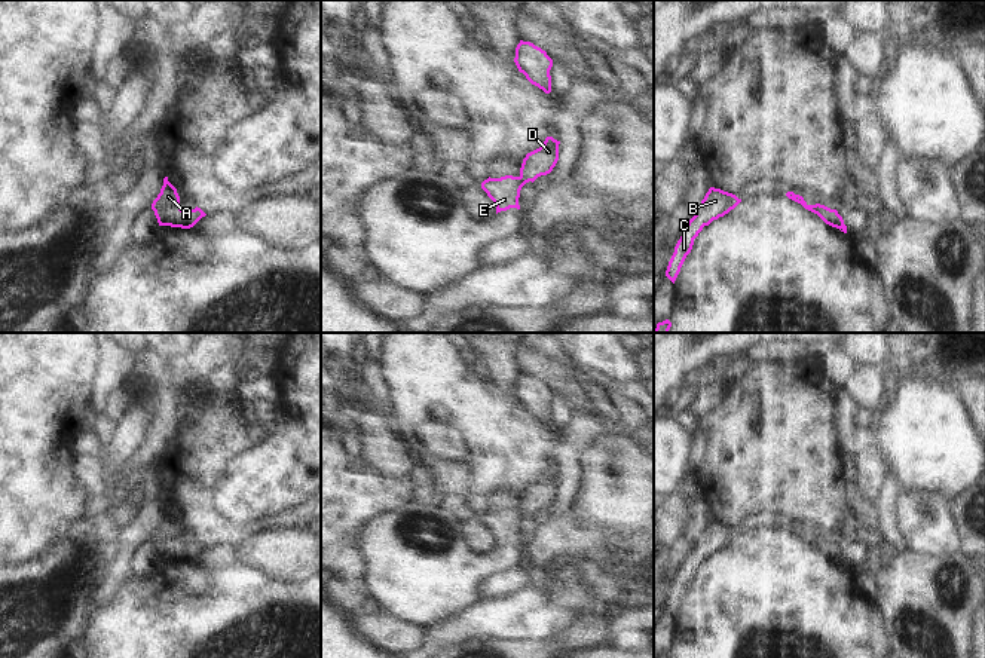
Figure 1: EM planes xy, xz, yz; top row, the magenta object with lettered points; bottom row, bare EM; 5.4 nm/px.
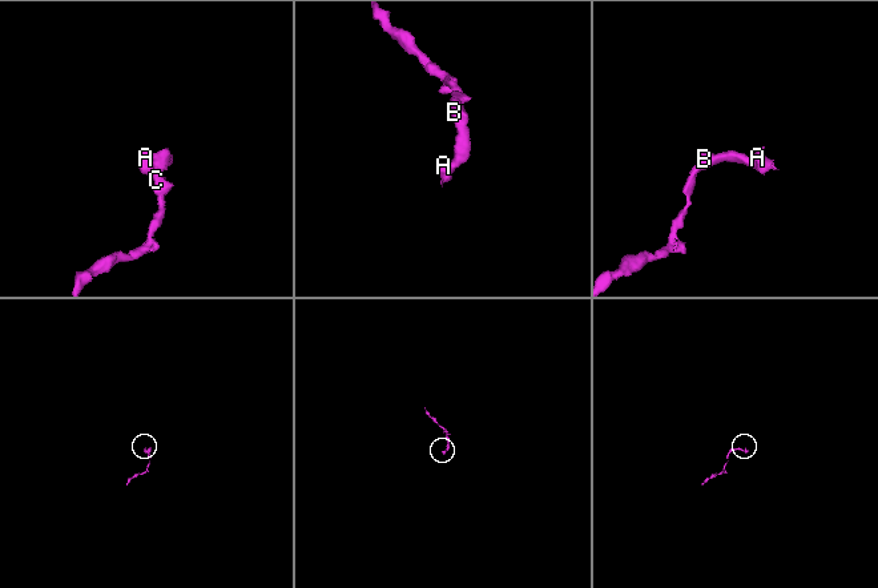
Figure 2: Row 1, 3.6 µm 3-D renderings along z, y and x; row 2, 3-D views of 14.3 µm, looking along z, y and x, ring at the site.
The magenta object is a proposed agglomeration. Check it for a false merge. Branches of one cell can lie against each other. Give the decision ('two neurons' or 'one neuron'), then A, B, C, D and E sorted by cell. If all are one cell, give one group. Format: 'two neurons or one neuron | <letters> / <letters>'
one neuron | A B C D E

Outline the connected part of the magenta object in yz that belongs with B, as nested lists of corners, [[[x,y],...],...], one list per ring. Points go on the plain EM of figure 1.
[[[710,520],[701,536],[695,541],[695,548],[685,558],[680,572],[674,579],[674,585],[669,594],[666,609],[674,616],[680,600],[691,585],[694,572],[709,558],[713,553],[724,550],[731,542],[734,542],[741,532],[735,527],[724,524],[721,521]]]

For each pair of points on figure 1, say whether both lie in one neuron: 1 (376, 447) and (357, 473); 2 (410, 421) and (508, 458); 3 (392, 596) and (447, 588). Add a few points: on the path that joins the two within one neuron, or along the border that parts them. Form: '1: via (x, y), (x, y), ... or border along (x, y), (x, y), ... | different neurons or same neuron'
1: border along (363, 458), (384, 473), (398, 477) | different neurons
2: via (434, 406), (456, 406), (485, 434) | same neuron
3: via (406, 588), (434, 588) | same neuron

